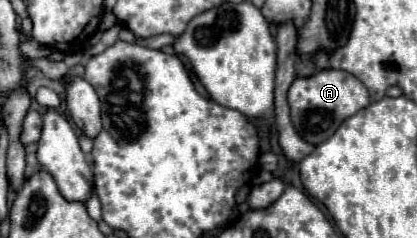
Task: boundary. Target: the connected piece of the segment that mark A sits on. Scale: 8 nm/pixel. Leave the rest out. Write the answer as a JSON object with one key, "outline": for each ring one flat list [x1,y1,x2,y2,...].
{"outline":[[319,70,315,74,311,74,309,78,297,76,287,90,287,102,291,108,291,120,293,120,293,126,297,128,297,134,305,142,317,146,317,144,325,142,327,138,331,138,333,132,339,128,339,124,347,116,353,116,357,110,361,110,369,104,369,92,349,72]]}

